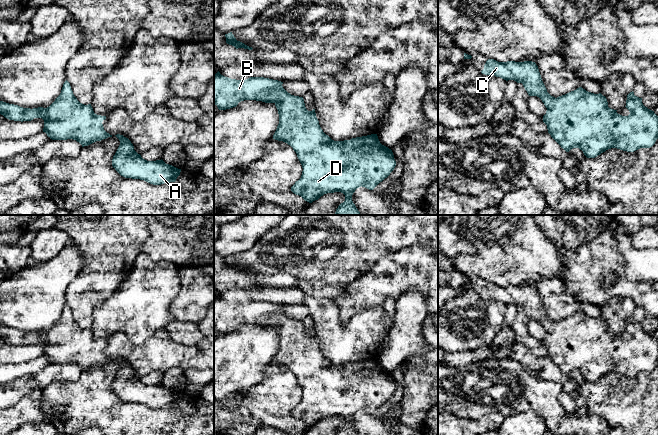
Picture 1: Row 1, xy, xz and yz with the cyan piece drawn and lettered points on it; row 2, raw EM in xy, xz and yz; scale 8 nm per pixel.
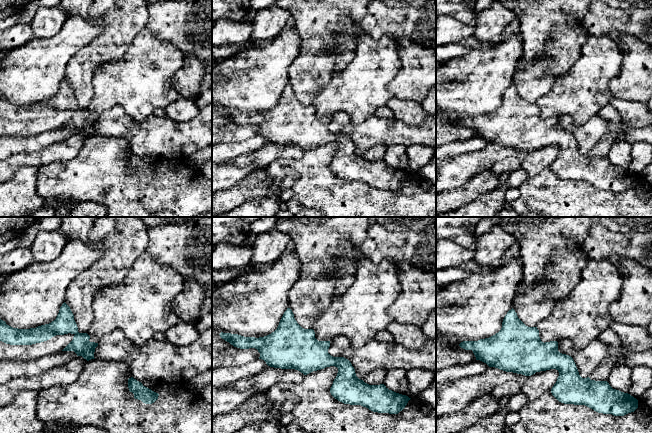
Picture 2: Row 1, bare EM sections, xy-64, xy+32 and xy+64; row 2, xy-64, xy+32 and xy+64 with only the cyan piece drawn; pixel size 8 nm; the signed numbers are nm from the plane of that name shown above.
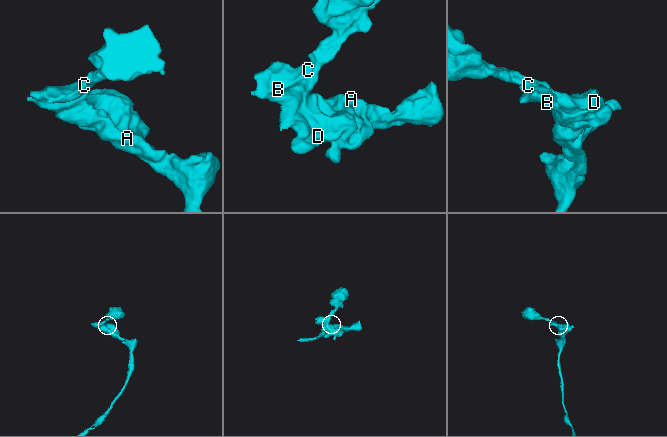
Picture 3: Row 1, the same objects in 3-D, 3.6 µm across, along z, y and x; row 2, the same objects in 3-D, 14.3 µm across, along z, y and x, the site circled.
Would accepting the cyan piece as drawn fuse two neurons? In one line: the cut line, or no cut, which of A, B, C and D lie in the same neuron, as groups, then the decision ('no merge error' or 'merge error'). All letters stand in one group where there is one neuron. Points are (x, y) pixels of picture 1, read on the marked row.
cut none; groups A B C D; no merge error

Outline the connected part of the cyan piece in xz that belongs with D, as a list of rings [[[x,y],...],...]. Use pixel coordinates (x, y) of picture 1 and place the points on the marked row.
[[[218,71],[214,75],[214,104],[219,110],[226,110],[244,100],[274,103],[279,114],[279,124],[273,139],[290,145],[303,168],[301,178],[291,187],[291,191],[309,203],[324,194],[341,192],[345,195],[345,201],[338,206],[335,215],[360,215],[352,195],[361,186],[373,190],[390,175],[396,166],[392,150],[380,143],[377,134],[344,141],[332,140],[321,129],[315,109],[308,111],[303,97],[291,95],[282,84],[281,81],[264,77],[231,79]]]

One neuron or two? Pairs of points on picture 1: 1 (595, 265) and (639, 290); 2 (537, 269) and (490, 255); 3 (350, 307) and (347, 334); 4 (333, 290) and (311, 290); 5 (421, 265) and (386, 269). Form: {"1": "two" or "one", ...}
{"1": "one", "2": "one", "3": "two", "4": "one", "5": "one"}

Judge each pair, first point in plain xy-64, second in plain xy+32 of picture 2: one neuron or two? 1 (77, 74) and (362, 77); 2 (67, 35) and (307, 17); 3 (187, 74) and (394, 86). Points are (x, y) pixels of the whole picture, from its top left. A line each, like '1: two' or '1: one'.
1: two
2: two
3: one

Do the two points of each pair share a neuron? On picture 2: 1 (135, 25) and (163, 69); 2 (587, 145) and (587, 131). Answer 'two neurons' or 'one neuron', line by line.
1: two neurons
2: one neuron

